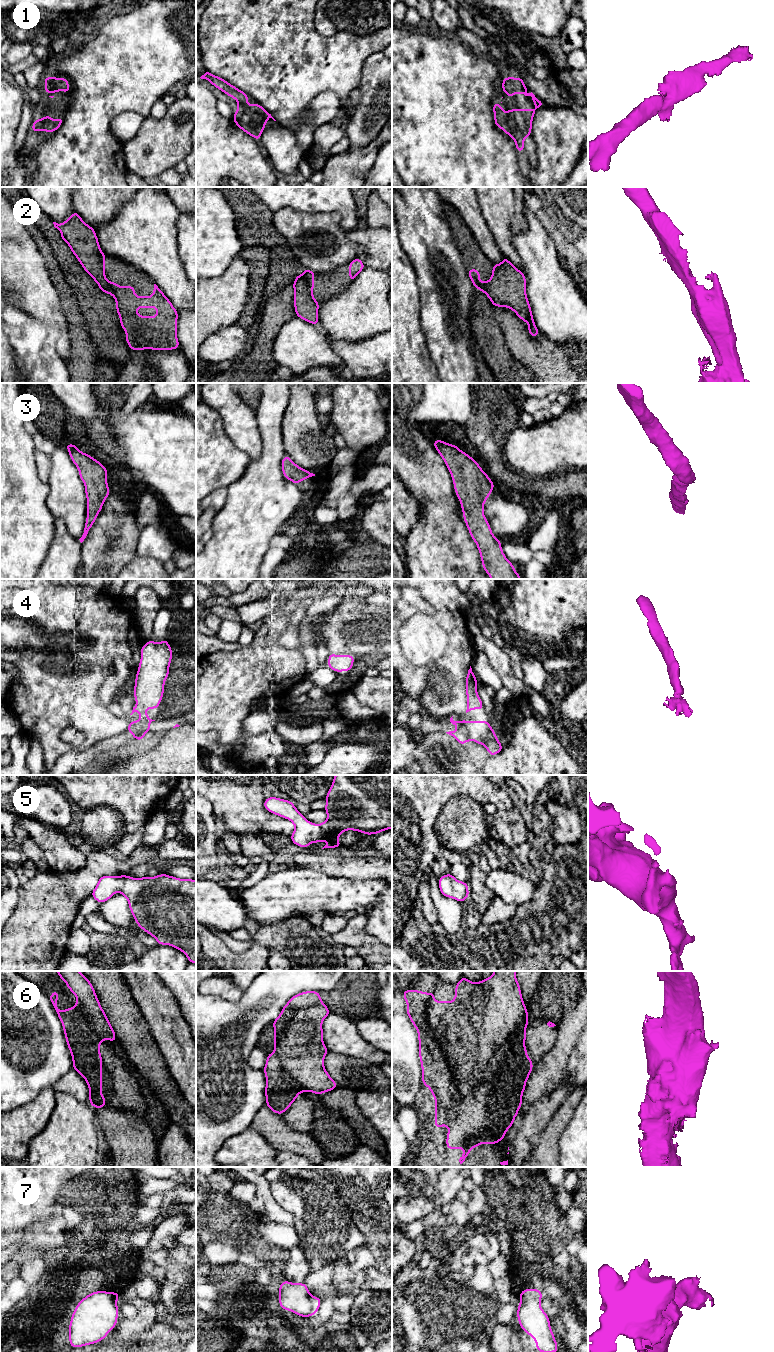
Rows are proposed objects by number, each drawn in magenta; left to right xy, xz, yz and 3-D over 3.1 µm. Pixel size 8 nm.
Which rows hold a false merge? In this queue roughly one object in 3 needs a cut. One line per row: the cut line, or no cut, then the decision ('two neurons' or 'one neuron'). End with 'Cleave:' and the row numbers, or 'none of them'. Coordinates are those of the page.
1: cut none; one neuron
2: cut xy (99, 248), (100, 269), (104, 272); two neurons
3: cut none; one neuron
4: cut none; one neuron
5: cut none; one neuron
6: cut yz (525, 1047), (464, 1099), (449, 1128); two neurons
7: cut none; one neuron
Cleave: 2, 6

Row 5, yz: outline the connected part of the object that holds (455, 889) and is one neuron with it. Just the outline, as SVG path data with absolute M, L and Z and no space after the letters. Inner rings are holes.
M451 873L439 877L438 886L444 897L455 899L460 903L468 899L468 882L457 880Z

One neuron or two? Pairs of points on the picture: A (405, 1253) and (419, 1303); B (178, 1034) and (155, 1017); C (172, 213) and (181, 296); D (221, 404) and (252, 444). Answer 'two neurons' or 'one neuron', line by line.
A: two neurons
B: one neuron
C: one neuron
D: one neuron

